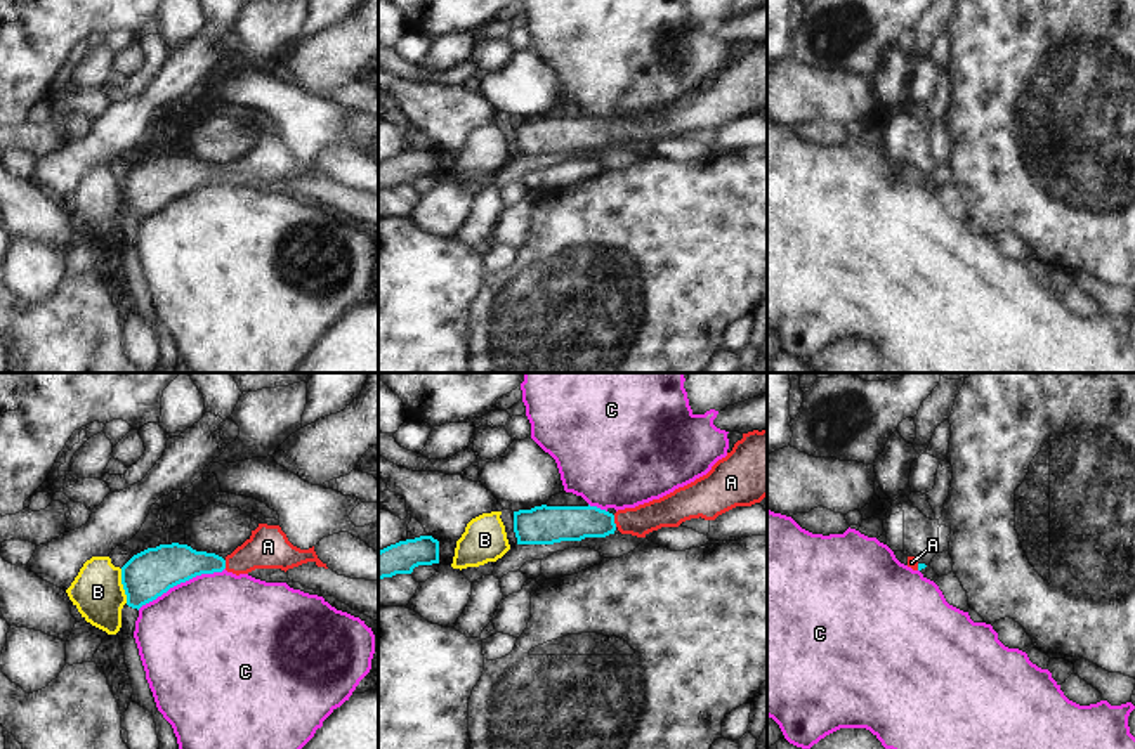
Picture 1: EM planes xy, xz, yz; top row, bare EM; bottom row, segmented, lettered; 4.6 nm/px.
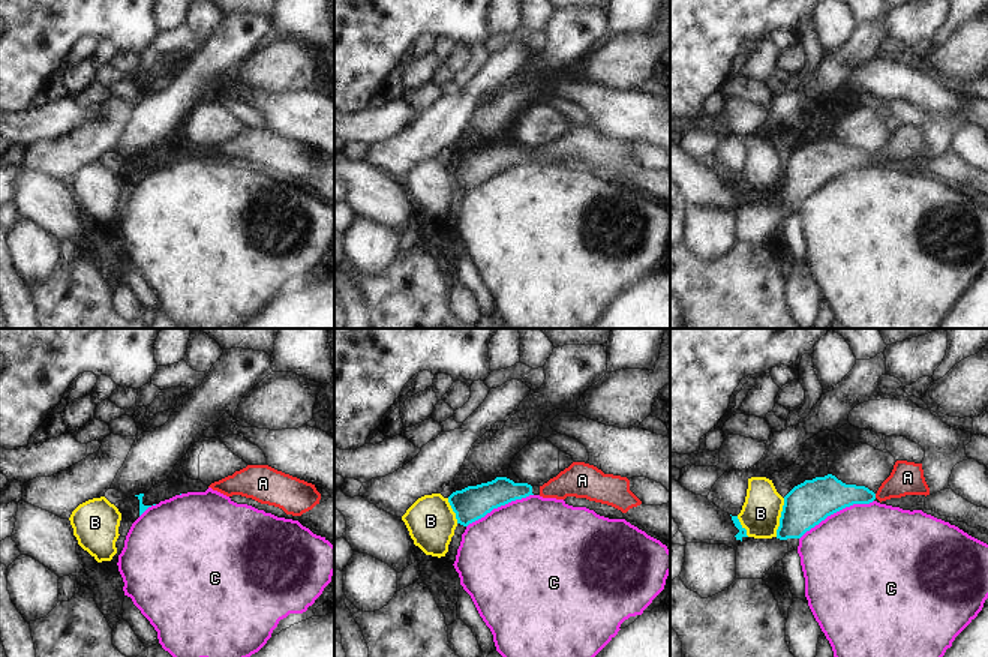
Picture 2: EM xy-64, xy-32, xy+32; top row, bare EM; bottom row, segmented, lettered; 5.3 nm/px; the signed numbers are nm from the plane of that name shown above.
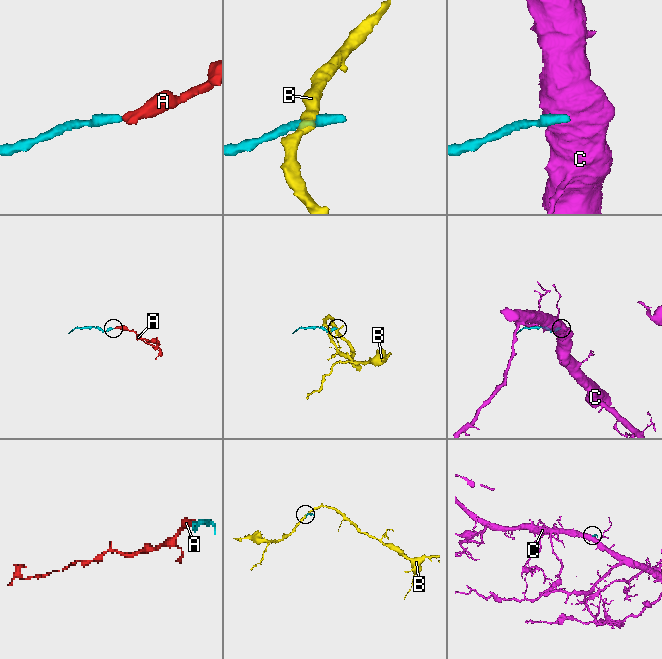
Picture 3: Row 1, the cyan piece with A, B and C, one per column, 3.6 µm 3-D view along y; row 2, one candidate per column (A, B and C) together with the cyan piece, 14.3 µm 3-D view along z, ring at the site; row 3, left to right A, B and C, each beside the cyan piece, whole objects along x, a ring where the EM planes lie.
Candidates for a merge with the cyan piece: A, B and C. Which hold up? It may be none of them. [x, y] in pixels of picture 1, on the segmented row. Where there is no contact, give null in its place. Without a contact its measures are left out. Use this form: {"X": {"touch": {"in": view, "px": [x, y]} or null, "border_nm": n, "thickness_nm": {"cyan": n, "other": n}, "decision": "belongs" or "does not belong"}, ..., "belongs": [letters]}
{"A": {"touch": {"in": "xz", "px": [613, 521]}, "border_nm": 60, "thickness_nm": {"cyan": 160, "other": 140}, "decision": "belongs"}, "B": {"touch": {"in": "xy", "px": [124, 586]}, "border_nm": 160, "thickness_nm": {"cyan": 220, "other": 240}, "decision": "does not belong"}, "C": {"touch": {"in": "xy", "px": [181, 581]}, "border_nm": 460, "thickness_nm": {"cyan": 220, "other": 480}, "decision": "does not belong"}, "belongs": ["A"]}

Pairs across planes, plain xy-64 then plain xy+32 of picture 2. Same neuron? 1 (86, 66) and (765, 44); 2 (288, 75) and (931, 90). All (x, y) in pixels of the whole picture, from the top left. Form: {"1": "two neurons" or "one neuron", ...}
{"1": "one neuron", "2": "two neurons"}

